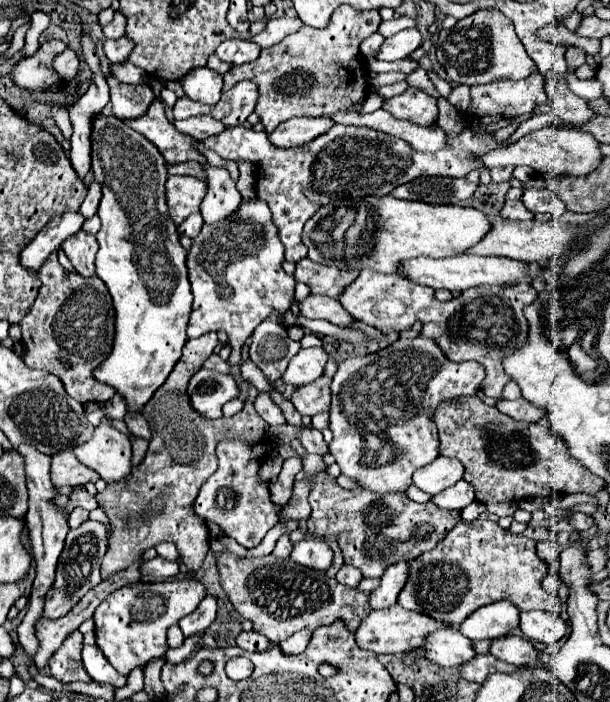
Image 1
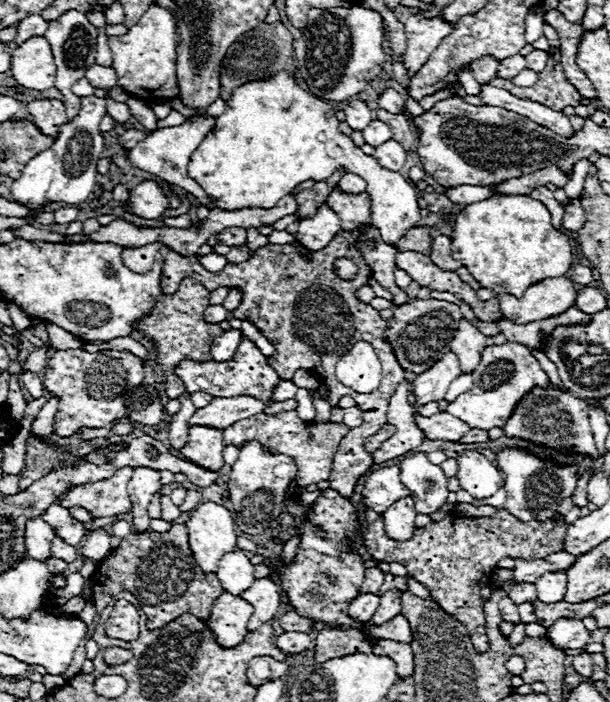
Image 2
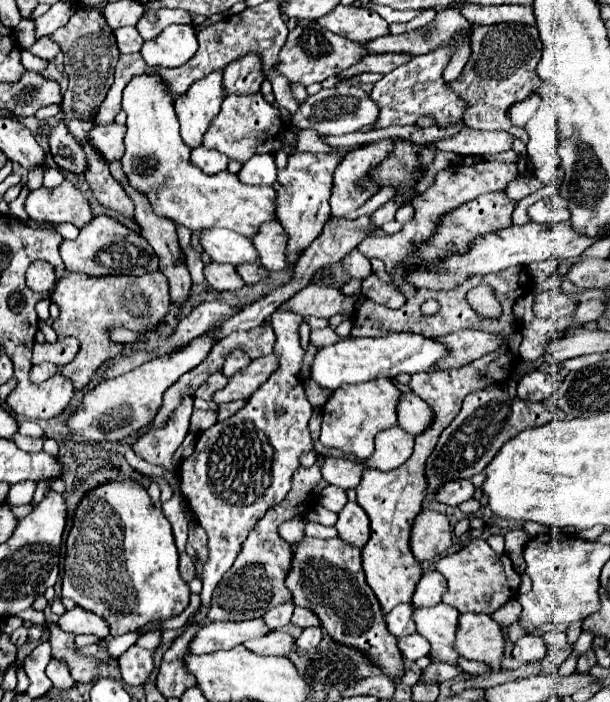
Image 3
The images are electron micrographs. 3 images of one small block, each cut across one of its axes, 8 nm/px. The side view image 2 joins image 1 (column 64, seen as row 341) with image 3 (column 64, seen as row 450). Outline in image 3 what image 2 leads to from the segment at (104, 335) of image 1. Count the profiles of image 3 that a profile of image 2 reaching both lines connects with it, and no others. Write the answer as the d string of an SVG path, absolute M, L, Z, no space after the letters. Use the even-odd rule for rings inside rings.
M58 338L54 344L36 342L32 352L32 366L38 366L42 362L50 362L54 366L66 366L76 358L78 350L80 346L76 338Z

